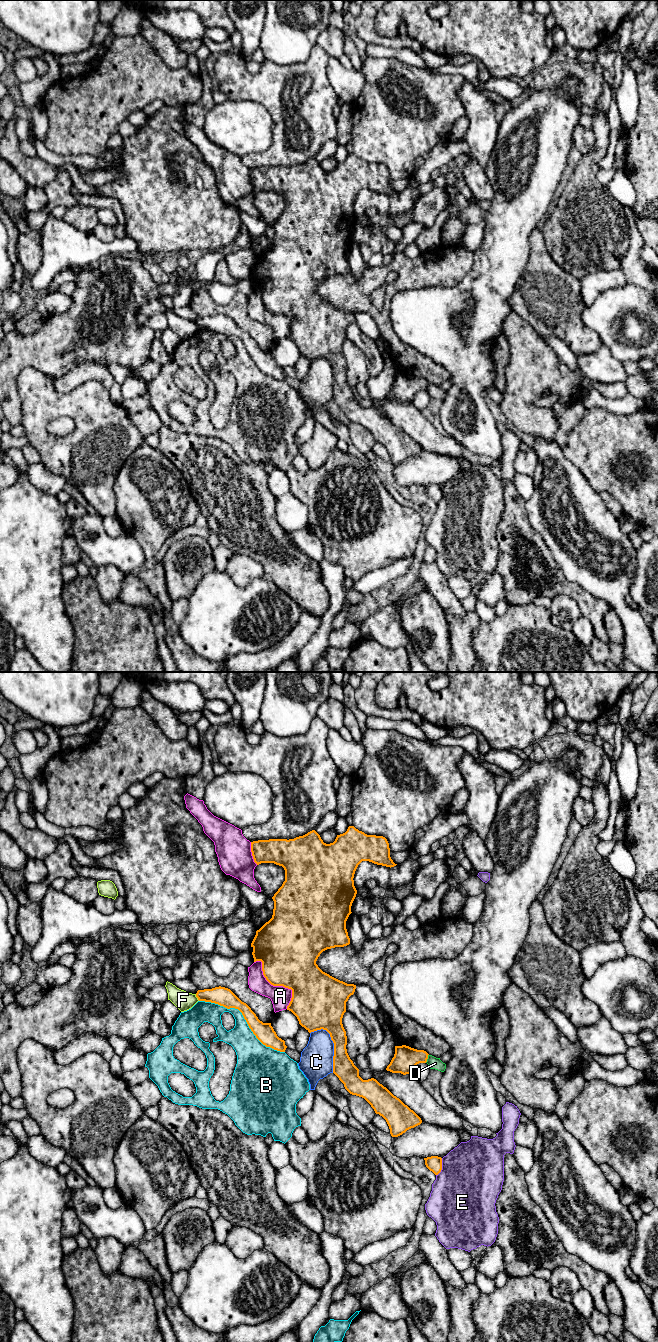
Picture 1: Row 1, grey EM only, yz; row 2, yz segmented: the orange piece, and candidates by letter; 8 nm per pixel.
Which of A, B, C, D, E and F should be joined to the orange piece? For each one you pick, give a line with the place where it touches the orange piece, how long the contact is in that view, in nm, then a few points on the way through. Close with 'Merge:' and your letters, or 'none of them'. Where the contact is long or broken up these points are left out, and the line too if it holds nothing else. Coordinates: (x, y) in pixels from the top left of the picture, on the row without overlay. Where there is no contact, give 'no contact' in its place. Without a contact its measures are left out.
Merge: none of them

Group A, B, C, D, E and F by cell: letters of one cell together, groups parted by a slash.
A / B / C / D / E / F

